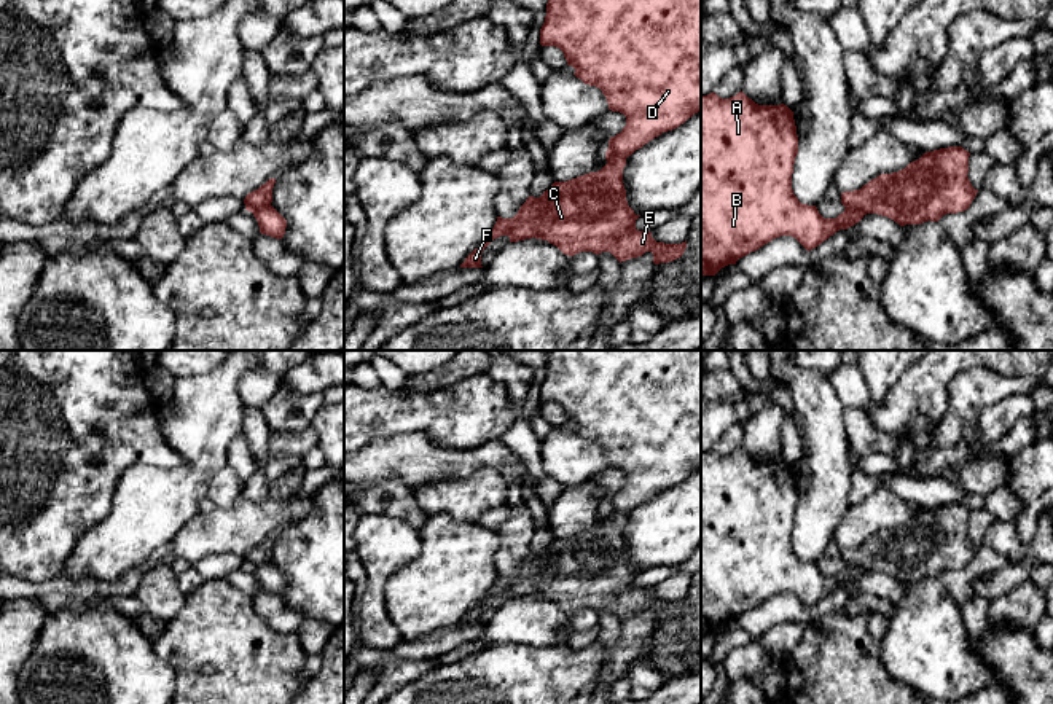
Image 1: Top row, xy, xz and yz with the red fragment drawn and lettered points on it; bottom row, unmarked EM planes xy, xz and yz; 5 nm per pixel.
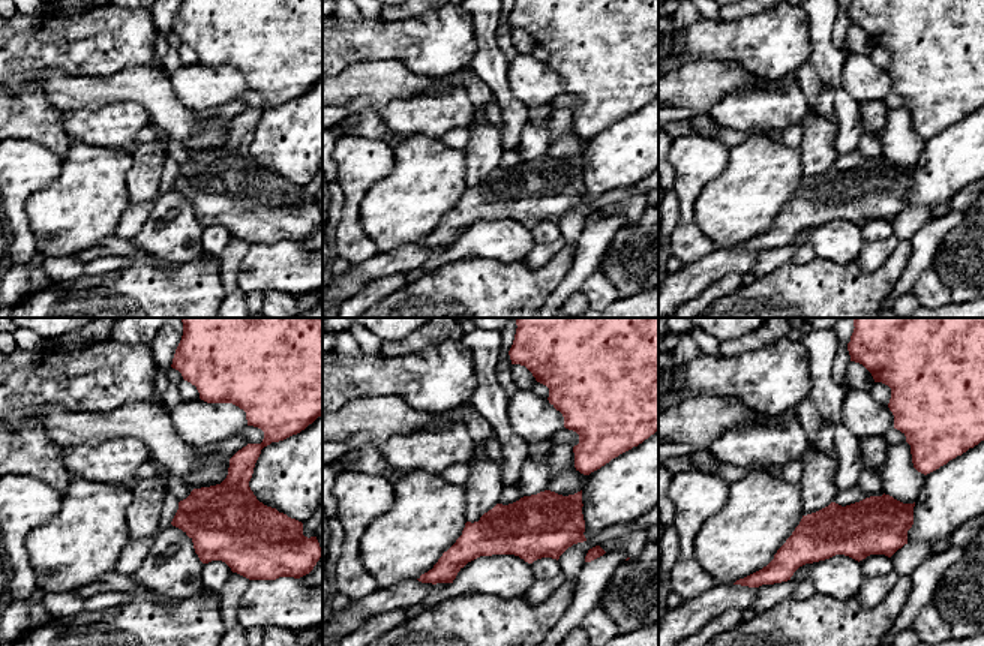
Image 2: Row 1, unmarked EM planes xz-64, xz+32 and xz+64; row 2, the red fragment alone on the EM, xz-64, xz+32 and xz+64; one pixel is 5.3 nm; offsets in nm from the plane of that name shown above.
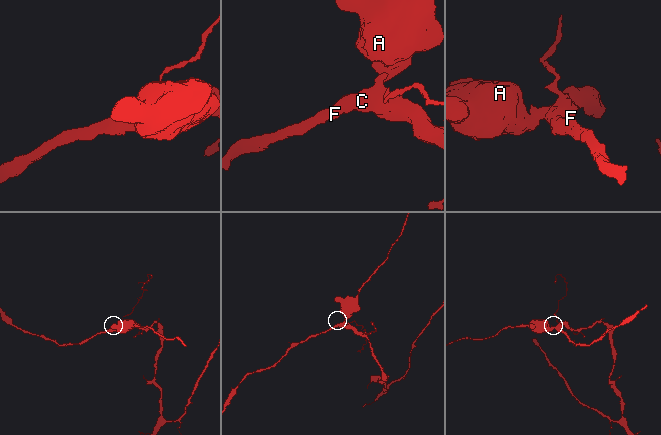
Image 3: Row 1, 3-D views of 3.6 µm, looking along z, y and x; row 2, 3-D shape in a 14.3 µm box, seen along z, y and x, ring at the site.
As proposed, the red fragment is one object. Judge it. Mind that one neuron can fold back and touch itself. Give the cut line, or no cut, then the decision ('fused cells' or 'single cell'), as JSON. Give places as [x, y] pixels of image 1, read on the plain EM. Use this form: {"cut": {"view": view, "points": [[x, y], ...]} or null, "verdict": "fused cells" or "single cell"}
{"cut": {"view": "yz", "points": [[846, 563], [857, 564], [865, 571]]}, "verdict": "fused cells"}

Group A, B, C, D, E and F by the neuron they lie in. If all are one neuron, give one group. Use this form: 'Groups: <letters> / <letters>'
Groups: A B D / C E F

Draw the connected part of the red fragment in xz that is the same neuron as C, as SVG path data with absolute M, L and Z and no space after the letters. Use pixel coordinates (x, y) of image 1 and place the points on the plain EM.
M607 505L605 516L607 521L597 529L554 538L540 554L529 553L513 575L497 573L489 593L460 624L483 624L483 607L500 593L508 593L510 599L548 597L569 613L610 608L620 620L645 608L653 610L655 621L680 615L687 597L656 599L650 588L636 585L640 572L628 562L623 542L626 514Z

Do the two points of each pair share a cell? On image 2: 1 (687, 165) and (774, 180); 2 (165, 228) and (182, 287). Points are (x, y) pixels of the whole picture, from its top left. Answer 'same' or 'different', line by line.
1: different
2: different

